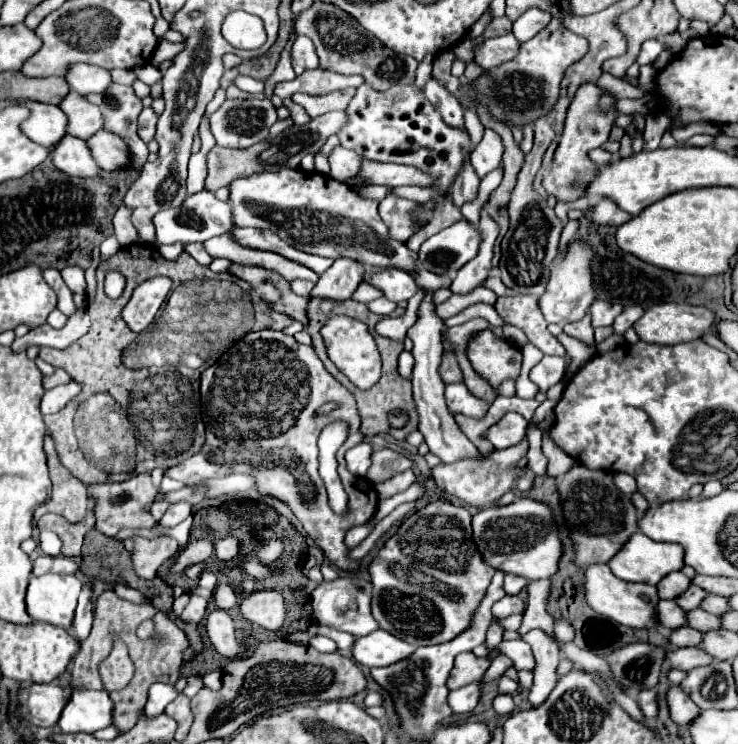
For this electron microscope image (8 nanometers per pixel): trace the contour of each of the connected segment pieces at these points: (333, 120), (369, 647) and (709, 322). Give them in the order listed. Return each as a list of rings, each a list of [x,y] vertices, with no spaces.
[[[327,112],[323,116],[313,118],[305,126],[291,126],[283,130],[279,136],[271,138],[269,142],[257,142],[249,148],[223,148],[223,146],[213,146],[213,150],[207,154],[207,180],[205,180],[205,190],[215,192],[221,186],[227,186],[241,176],[251,176],[257,172],[277,172],[281,168],[299,168],[301,158],[307,152],[317,152],[321,144],[327,140],[327,136],[337,134],[347,122],[347,112]]]
[[[379,628],[369,636],[355,640],[353,658],[363,666],[377,668],[377,666],[391,666],[395,662],[401,662],[409,658],[415,650],[417,648],[413,644],[407,644],[405,640],[399,640]]]
[[[661,302],[635,322],[641,340],[649,344],[691,342],[707,334],[715,322],[715,314],[705,306]]]

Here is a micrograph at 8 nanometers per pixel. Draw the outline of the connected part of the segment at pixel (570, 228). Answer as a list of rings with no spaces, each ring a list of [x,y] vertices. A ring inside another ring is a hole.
[[[569,220],[563,227],[559,249],[561,252],[567,250],[569,242],[577,237],[577,232],[579,231],[579,221],[578,220]]]

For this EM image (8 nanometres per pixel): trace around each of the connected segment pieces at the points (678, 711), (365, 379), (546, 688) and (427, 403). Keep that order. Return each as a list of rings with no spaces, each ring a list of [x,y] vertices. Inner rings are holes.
[[[671,686],[669,688],[667,702],[669,702],[671,718],[683,728],[687,728],[701,714],[701,708],[697,704],[693,704],[693,700],[689,696],[685,696],[685,692],[681,692],[679,686]]]
[[[333,316],[331,320],[327,320],[325,328],[321,328],[321,334],[323,334],[323,340],[327,344],[330,360],[335,362],[335,366],[343,374],[347,374],[347,378],[357,388],[369,388],[379,380],[379,376],[381,376],[381,356],[379,356],[379,350],[377,350],[373,336],[369,334],[369,330],[365,328],[363,322],[353,320],[349,316]]]
[[[531,630],[523,634],[519,640],[525,640],[531,646],[533,658],[535,658],[535,668],[533,668],[535,678],[533,678],[533,686],[529,688],[529,696],[527,696],[529,704],[535,708],[547,700],[547,696],[557,684],[559,648],[553,642],[553,638],[549,638],[541,630]]]
[[[425,292],[425,298],[419,304],[417,310],[419,320],[415,326],[409,328],[407,336],[413,340],[413,356],[415,356],[415,368],[413,368],[413,398],[419,412],[419,432],[425,436],[425,442],[429,444],[429,450],[439,456],[445,464],[453,464],[465,458],[479,458],[479,450],[475,444],[457,428],[457,422],[453,420],[453,414],[447,410],[445,398],[443,398],[443,380],[439,376],[439,364],[443,356],[443,342],[441,342],[441,330],[445,328],[445,322],[435,314],[435,302],[433,292]]]

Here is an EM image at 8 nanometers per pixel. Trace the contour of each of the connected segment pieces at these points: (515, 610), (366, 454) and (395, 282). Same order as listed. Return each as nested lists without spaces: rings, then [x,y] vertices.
[[[505,596],[497,604],[493,604],[493,616],[495,618],[507,618],[511,614],[523,614],[525,602],[519,596]]]
[[[363,442],[363,444],[357,444],[355,448],[351,448],[351,450],[345,454],[347,470],[349,470],[353,476],[365,478],[369,466],[371,466],[371,454],[373,454],[373,448],[371,448],[369,442]]]
[[[401,270],[365,272],[365,282],[379,288],[383,292],[383,296],[393,302],[409,300],[419,290],[413,276],[407,272],[401,272]]]

